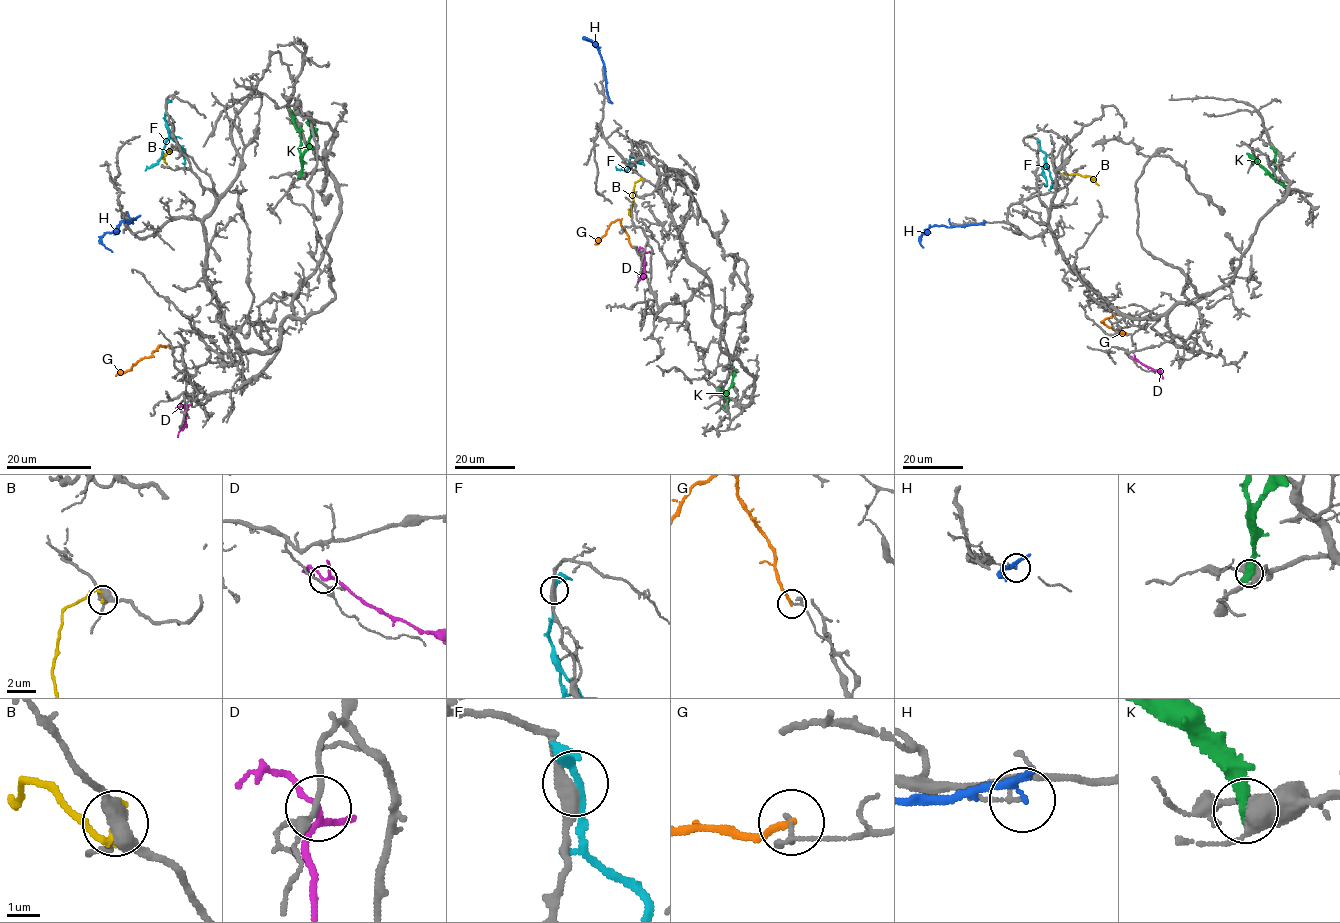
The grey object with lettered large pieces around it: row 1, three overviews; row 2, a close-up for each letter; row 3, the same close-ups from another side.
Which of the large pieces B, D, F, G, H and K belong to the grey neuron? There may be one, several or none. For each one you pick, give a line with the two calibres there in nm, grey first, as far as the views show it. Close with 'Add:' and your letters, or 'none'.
Add: none

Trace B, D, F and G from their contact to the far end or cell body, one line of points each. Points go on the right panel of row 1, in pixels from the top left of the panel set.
B: (1063, 176), (1064, 172), (1091, 176), (1099, 185)
D: (1133, 359), (1156, 369), (1162, 379)
F: (1039, 143), (1052, 181), (1048, 190)
G: (1129, 314), (1113, 314), (1102, 321), (1126, 335)

